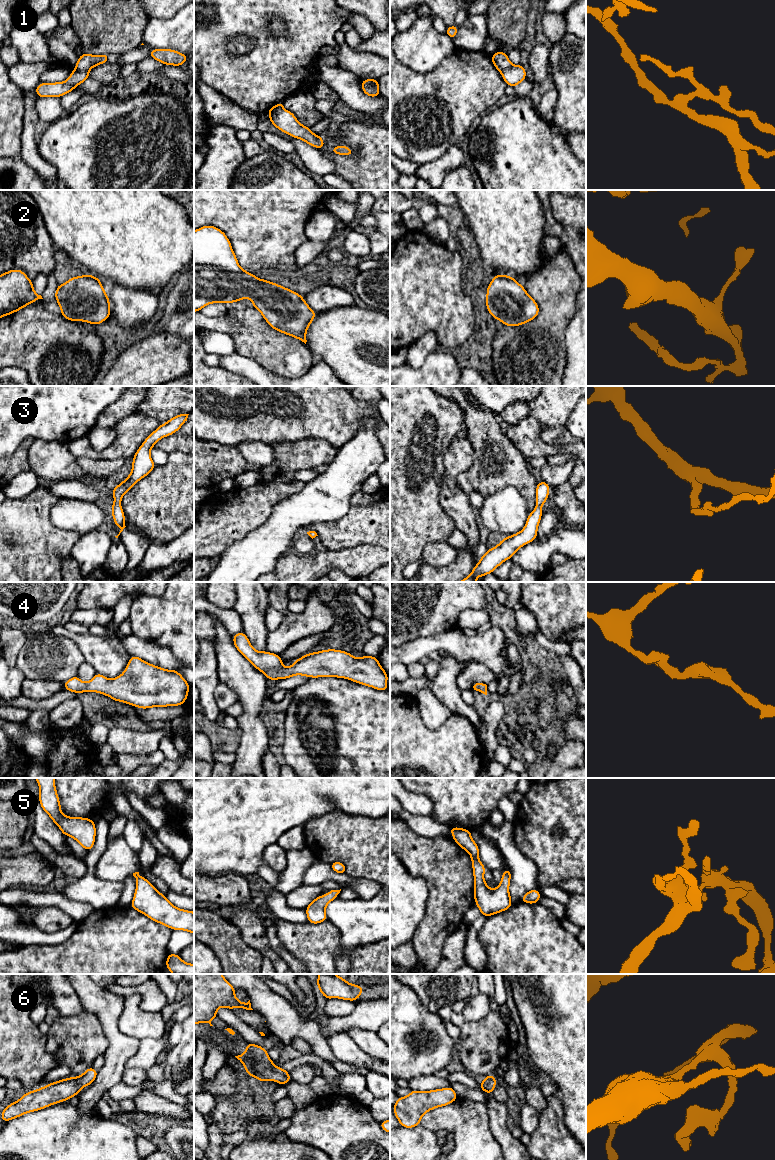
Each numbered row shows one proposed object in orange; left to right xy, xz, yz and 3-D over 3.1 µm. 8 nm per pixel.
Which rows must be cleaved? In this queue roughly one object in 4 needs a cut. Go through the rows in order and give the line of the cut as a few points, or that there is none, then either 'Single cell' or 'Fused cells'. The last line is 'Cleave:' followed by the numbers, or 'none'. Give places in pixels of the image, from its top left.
1: Split along xy (97, 63), (86, 69), (75, 69). Fused cells
2: No split. Single cell
3: No split. Single cell
4: No split. Single cell
5: No split. Single cell
6: No split. Single cell
Cleave: 1

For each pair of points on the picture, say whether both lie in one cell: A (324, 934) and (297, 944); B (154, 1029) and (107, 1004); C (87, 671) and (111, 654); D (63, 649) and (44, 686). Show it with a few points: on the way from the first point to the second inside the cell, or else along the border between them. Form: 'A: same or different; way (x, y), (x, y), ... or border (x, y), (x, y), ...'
A: same; way (317, 941), (304, 942)
B: different; border (124, 998), (118, 1028), (128, 1035)
C: different; border (84, 660), (96, 672)
D: different; border (25, 679), (55, 680), (62, 683)

